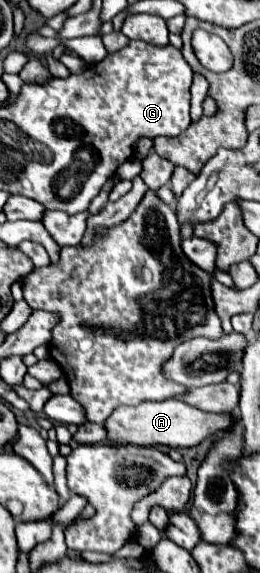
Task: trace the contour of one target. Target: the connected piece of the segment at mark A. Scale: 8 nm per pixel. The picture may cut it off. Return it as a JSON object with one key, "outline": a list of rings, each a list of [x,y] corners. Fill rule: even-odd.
{"outline":[[[177,400],[141,402],[139,406],[121,406],[105,420],[105,428],[111,442],[135,444],[135,446],[169,446],[169,448],[191,448],[203,438],[229,428],[231,418],[225,414],[201,412],[193,406],[185,406]]]}

